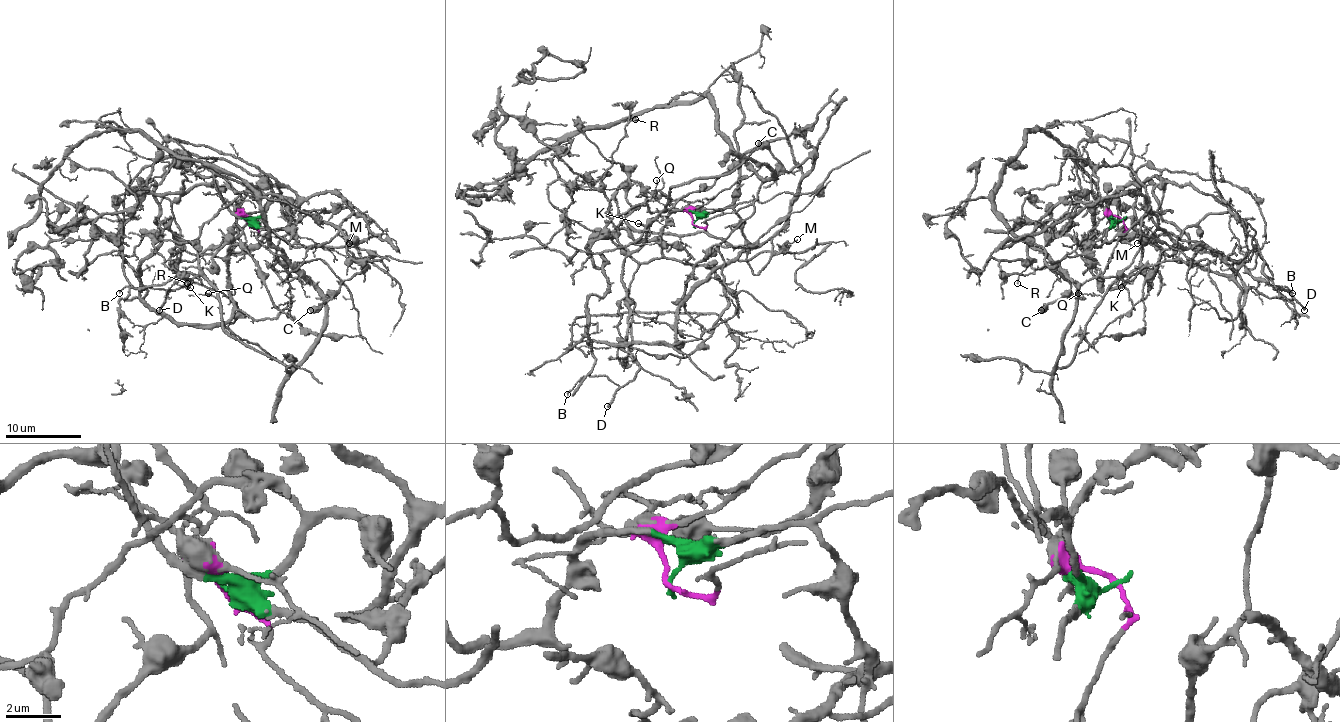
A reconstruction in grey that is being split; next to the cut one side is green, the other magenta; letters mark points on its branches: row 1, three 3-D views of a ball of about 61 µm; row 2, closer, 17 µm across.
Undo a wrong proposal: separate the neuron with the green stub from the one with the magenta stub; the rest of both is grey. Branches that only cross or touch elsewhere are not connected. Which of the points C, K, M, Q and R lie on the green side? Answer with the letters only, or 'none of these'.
C, M

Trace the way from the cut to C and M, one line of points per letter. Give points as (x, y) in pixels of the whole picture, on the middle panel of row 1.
C: (693, 223), (731, 203), (738, 159), (765, 142), (795, 133), (814, 150), (787, 173), (757, 142)
M: (693, 223), (733, 210), (753, 257), (831, 242), (804, 261), (787, 250), (797, 239)

